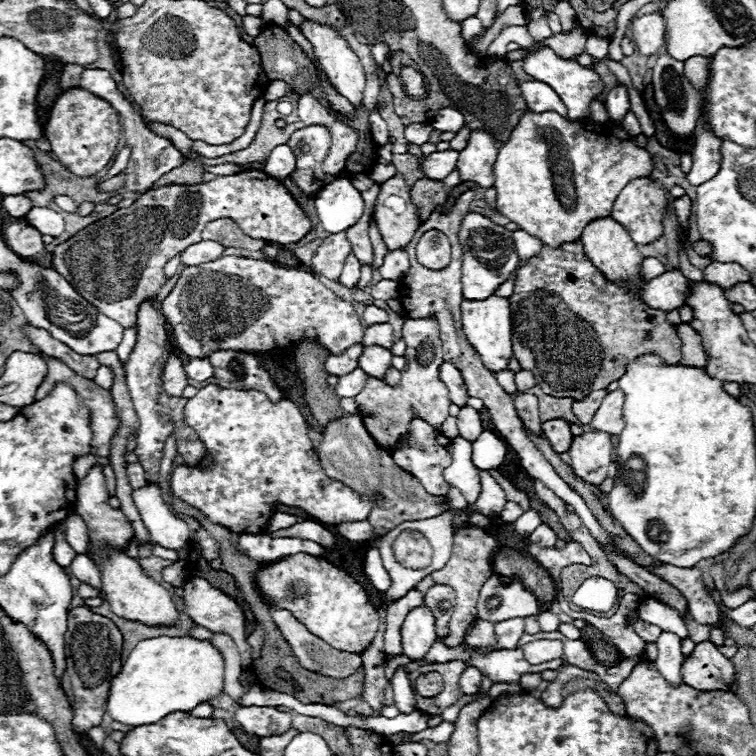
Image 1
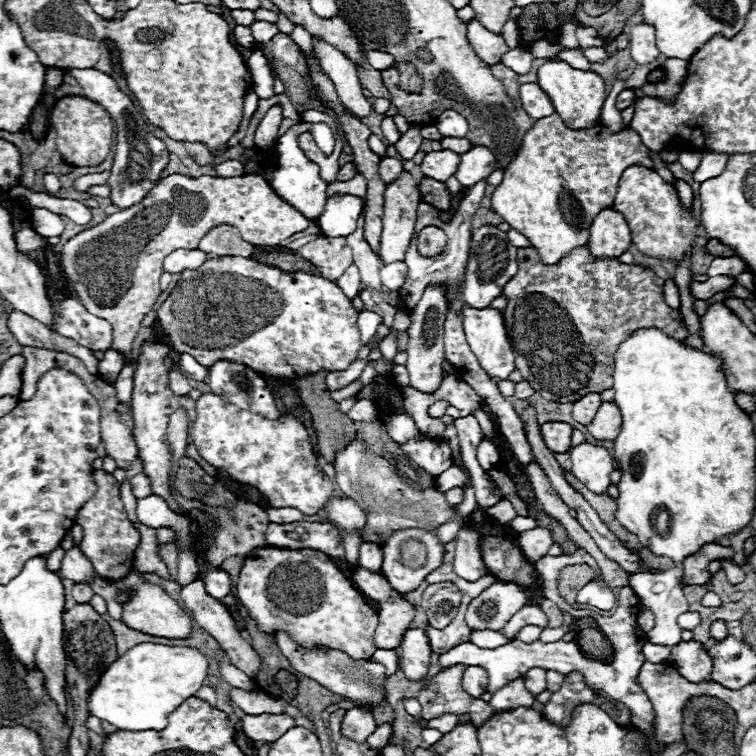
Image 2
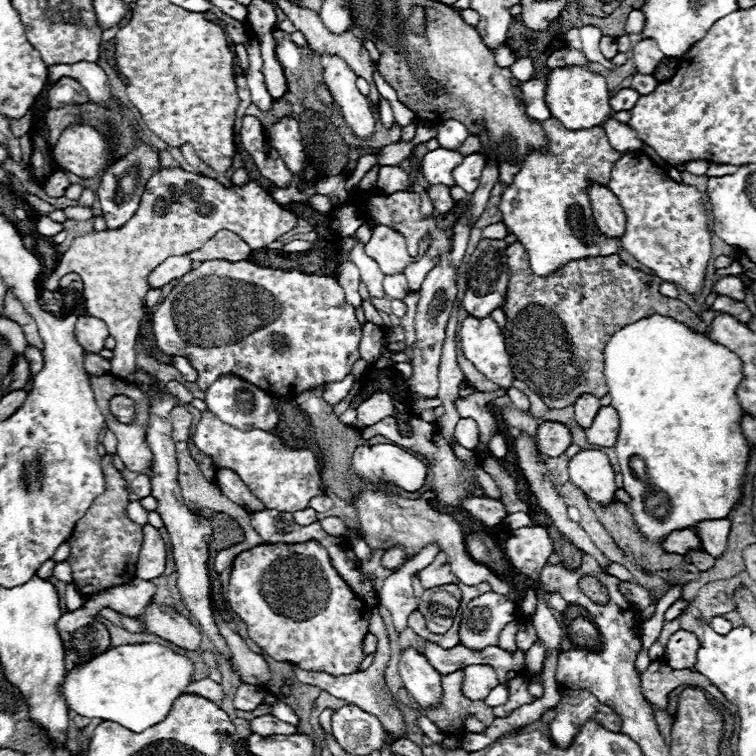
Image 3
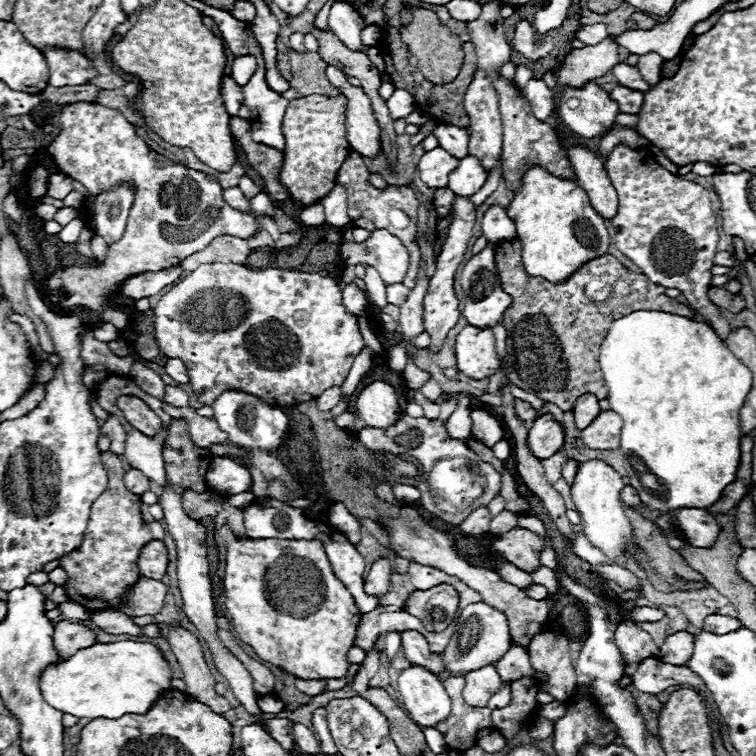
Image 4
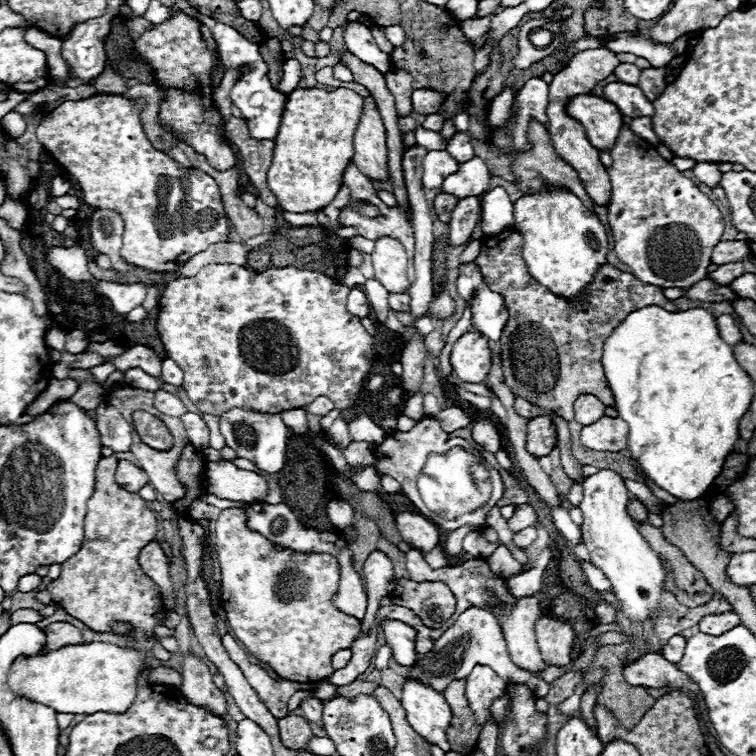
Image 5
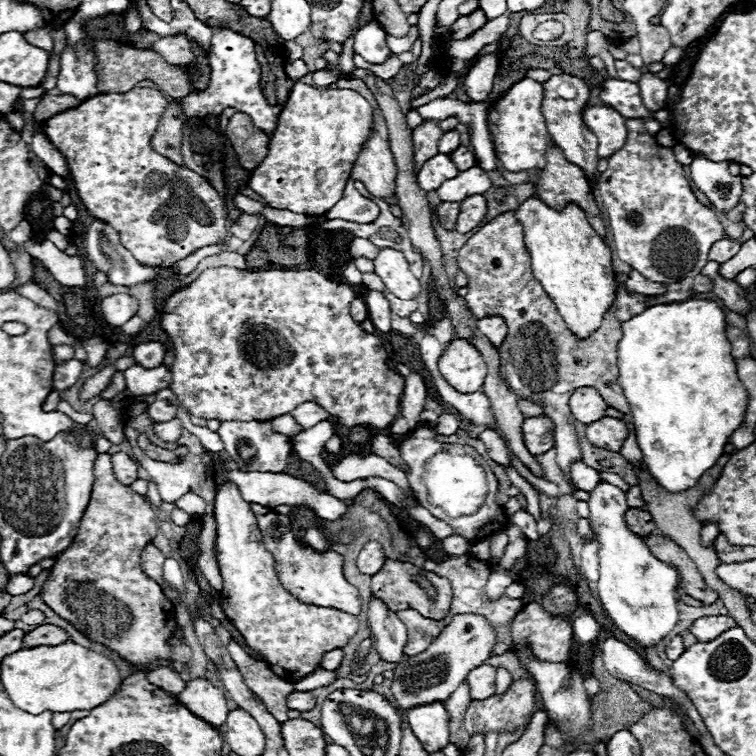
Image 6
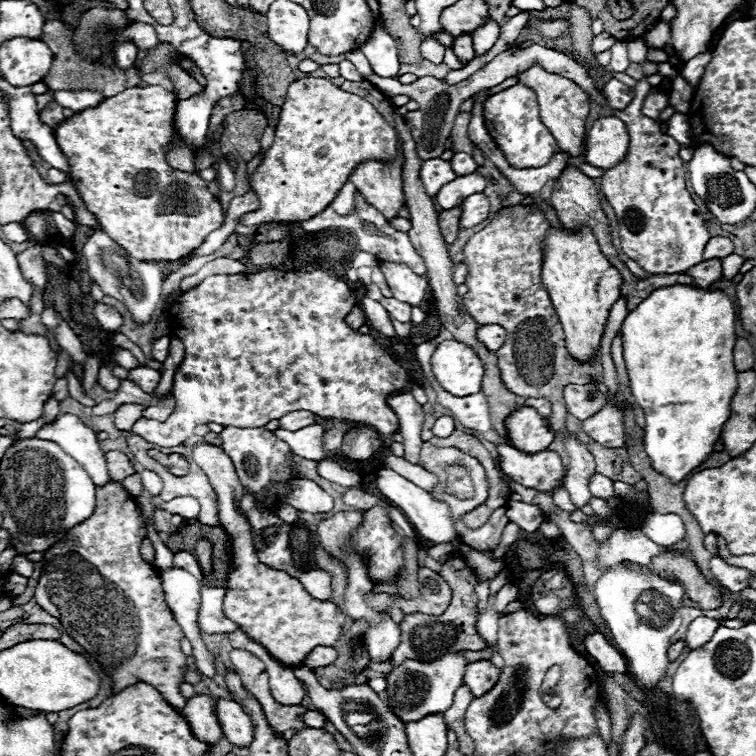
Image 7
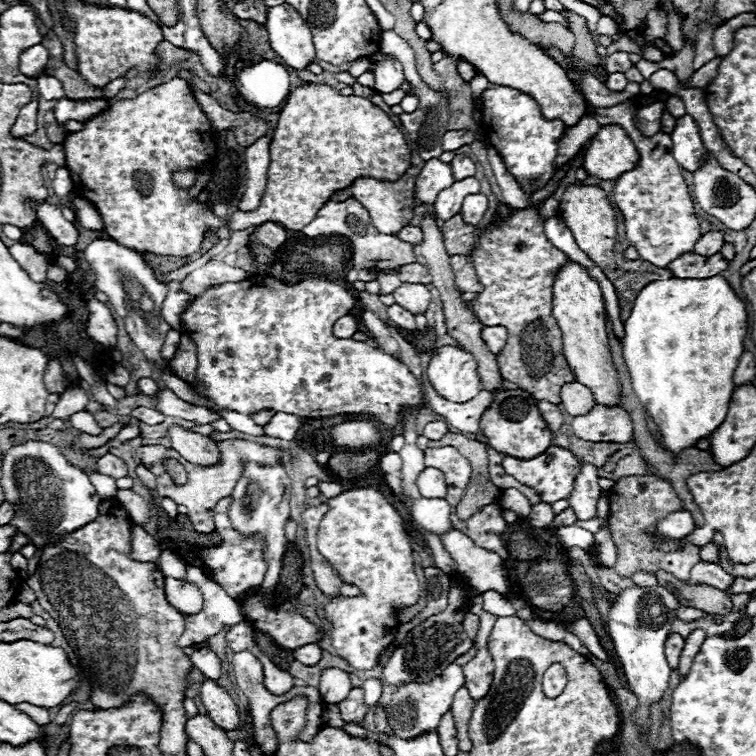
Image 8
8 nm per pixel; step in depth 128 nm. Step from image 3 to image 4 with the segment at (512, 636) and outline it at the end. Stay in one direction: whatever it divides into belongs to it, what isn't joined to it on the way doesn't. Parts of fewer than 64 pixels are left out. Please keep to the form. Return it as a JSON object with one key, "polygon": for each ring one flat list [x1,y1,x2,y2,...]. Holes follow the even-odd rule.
{"polygon":[[514,640,510,642,510,648,508,652,502,656,502,660,496,664,496,670,500,674,500,678,504,682,512,682,516,678,522,678,522,676,534,676,534,668,530,666,530,660,528,660,528,654,522,646,518,646]]}

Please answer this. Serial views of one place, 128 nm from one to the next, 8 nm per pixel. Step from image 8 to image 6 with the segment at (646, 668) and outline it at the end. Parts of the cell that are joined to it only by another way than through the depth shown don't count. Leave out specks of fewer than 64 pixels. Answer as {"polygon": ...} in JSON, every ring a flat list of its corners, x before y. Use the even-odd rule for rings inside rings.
{"polygon":[[602,480,588,498,590,506,590,524,594,530,594,540,598,540,598,558,600,558,600,580,596,596,602,602,602,608,612,618,618,630,622,630,628,638,638,642,642,648,650,648,658,644,676,624,678,624,678,602,676,602,676,586,678,572,660,562,644,544,642,536,634,534,626,520,624,512,628,510,626,494]]}

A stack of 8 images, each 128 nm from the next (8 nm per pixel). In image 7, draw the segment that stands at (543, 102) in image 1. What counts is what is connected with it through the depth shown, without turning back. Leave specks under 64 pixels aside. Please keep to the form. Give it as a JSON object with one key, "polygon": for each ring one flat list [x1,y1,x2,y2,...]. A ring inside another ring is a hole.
{"polygon":[[524,84,510,86,498,94,492,94,484,102,484,120,486,130,496,142,496,146,506,156,512,168,540,168,550,162,550,158,558,152,558,144,548,128,540,122,538,116,538,100,532,88]]}

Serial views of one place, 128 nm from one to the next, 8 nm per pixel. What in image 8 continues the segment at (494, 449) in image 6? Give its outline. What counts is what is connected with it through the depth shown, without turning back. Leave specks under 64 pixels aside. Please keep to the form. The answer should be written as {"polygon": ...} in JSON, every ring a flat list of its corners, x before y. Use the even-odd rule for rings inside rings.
{"polygon":[[550,446,546,452,542,452,542,454,536,456,536,458,530,458,530,460,520,460,520,458,514,458,514,456,504,456,502,466,504,466,504,470,506,470,510,476,514,476,518,482,522,482,522,484,534,488,544,502,554,504,554,502,564,500,564,498,570,496,574,478,578,476,578,472,580,472,580,468,582,468,582,462,580,462,570,450,560,448,560,446]]}

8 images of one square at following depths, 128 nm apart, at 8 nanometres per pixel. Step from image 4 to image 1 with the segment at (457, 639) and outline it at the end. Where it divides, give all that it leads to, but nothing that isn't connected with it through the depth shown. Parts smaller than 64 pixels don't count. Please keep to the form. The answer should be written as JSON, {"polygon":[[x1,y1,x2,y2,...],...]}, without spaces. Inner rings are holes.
{"polygon":[[492,574,482,586,476,608,478,618,492,624,540,612,536,596,518,578,512,582,500,582,498,574]]}

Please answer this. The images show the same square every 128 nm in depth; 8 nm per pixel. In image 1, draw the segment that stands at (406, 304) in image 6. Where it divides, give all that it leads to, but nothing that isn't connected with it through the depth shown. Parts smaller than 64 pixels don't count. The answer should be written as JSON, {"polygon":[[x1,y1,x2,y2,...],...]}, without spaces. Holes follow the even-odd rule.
{"polygon":[[400,248,400,250,392,250,384,256,384,264,378,268,378,272,382,274,384,280,400,282,404,278,404,274,408,272,408,268,410,268,408,254,404,248]]}

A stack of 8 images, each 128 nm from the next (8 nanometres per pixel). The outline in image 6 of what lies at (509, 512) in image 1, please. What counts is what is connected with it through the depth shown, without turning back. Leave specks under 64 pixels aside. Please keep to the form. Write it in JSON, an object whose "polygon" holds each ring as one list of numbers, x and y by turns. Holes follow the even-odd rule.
{"polygon":[[448,536,442,540,442,550,450,556,462,556,468,552,468,542,460,536]]}

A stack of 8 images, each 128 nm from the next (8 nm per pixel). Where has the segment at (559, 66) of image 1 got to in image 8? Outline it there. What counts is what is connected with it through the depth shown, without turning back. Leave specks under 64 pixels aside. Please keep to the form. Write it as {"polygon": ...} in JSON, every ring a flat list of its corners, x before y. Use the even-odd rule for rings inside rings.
{"polygon":[[618,124,600,126,598,134,590,140,584,152,584,168,590,176,602,180,614,180,620,174,634,168,638,162,638,152,626,134,626,130]]}

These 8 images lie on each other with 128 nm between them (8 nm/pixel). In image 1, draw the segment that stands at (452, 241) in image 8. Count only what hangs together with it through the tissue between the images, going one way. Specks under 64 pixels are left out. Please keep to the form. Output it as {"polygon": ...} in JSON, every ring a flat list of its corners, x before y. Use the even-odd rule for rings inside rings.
{"polygon":[[422,178,412,186,412,202,418,208,418,220,420,224,438,208,446,202,446,186,442,182,432,182,430,178]]}

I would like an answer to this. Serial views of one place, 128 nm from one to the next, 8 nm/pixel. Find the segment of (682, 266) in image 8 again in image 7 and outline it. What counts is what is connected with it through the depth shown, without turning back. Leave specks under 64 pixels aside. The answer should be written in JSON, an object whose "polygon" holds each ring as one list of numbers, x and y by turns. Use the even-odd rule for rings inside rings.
{"polygon":[[720,258,704,260,704,262,696,264,694,268,690,268,686,274,690,274,698,286,706,288,706,286,722,280,722,262,720,262]]}

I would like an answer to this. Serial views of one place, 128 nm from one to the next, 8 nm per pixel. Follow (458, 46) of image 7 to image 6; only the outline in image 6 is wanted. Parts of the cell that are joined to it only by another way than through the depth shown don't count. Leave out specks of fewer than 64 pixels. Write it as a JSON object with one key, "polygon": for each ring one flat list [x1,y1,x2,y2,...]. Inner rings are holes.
{"polygon":[[474,10,468,16,460,16,452,26,450,26,450,38,452,40,464,40,472,36,476,30,480,30,486,24,486,14,482,10]]}

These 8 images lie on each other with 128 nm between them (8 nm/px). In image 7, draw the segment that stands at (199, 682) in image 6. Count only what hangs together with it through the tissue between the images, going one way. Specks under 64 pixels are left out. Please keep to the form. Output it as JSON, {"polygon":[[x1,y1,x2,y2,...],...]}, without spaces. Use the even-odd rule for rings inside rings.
{"polygon":[[210,694,192,696,190,700,186,700,182,714,190,722,190,728,196,734,196,738,216,744,216,740,220,740,224,736,222,726,218,722,214,696,210,696]]}

